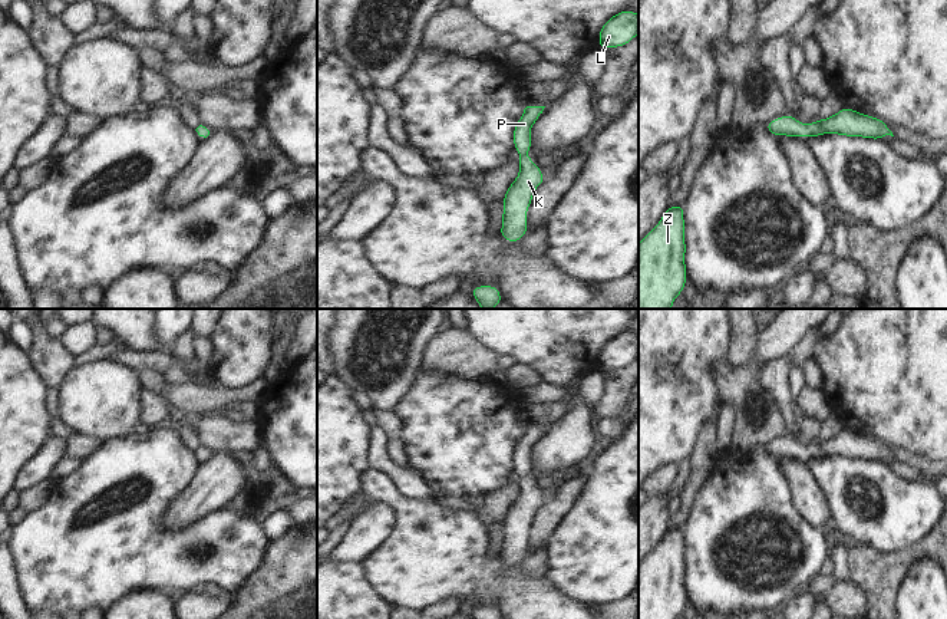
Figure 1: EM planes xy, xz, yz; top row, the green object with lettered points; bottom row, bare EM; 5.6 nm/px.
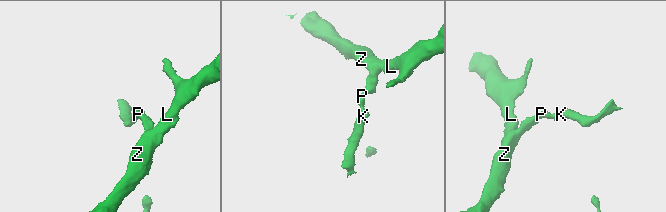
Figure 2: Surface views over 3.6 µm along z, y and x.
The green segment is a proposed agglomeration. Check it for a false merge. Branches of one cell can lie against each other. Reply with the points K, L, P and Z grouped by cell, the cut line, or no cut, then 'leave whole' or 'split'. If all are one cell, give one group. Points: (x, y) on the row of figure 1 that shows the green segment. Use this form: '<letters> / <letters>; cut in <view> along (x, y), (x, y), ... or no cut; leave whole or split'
K L P Z; no cut; leave whole

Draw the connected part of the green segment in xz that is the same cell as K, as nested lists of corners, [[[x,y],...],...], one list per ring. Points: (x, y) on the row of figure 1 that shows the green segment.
[[[527,106],[521,119],[514,128],[514,149],[519,155],[519,172],[515,181],[508,187],[502,200],[502,227],[499,234],[502,238],[517,243],[528,231],[527,211],[531,205],[535,188],[547,178],[541,174],[541,168],[529,159],[527,151],[532,146],[531,128],[541,116],[545,106]]]

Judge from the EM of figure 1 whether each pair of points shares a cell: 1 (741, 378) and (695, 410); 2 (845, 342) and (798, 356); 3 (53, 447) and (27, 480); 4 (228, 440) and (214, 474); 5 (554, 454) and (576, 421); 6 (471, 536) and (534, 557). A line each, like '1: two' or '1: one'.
1: two
2: two
3: one
4: two
5: one
6: two

